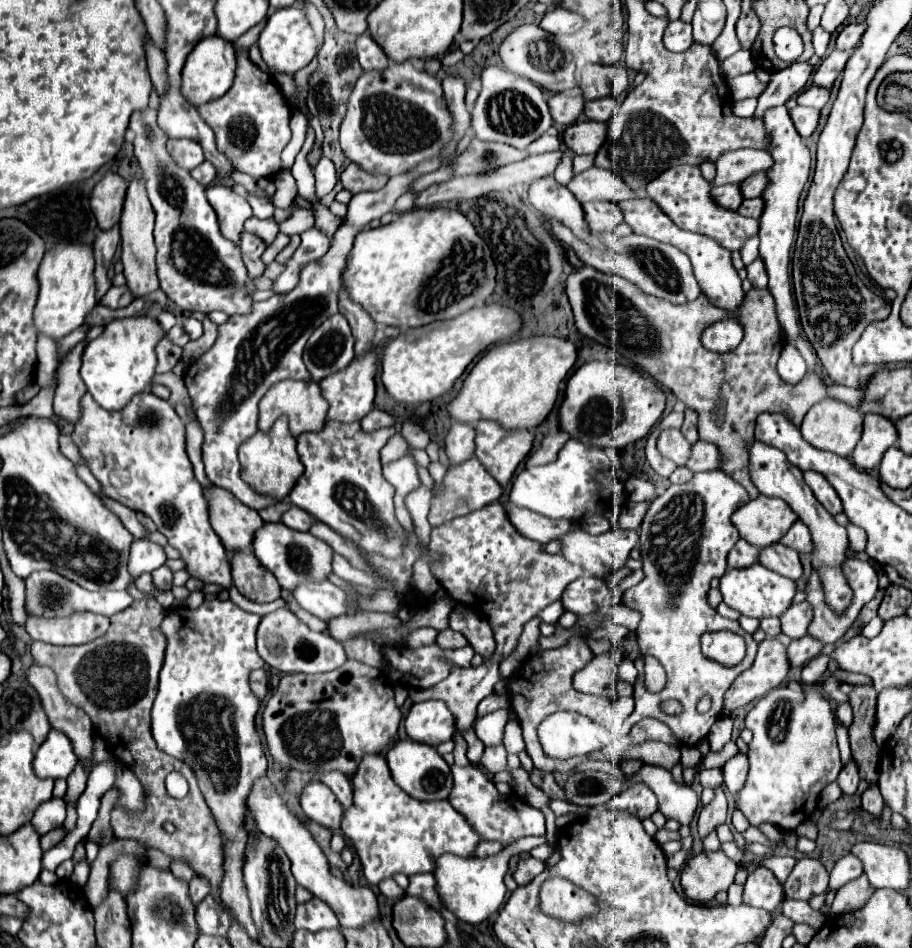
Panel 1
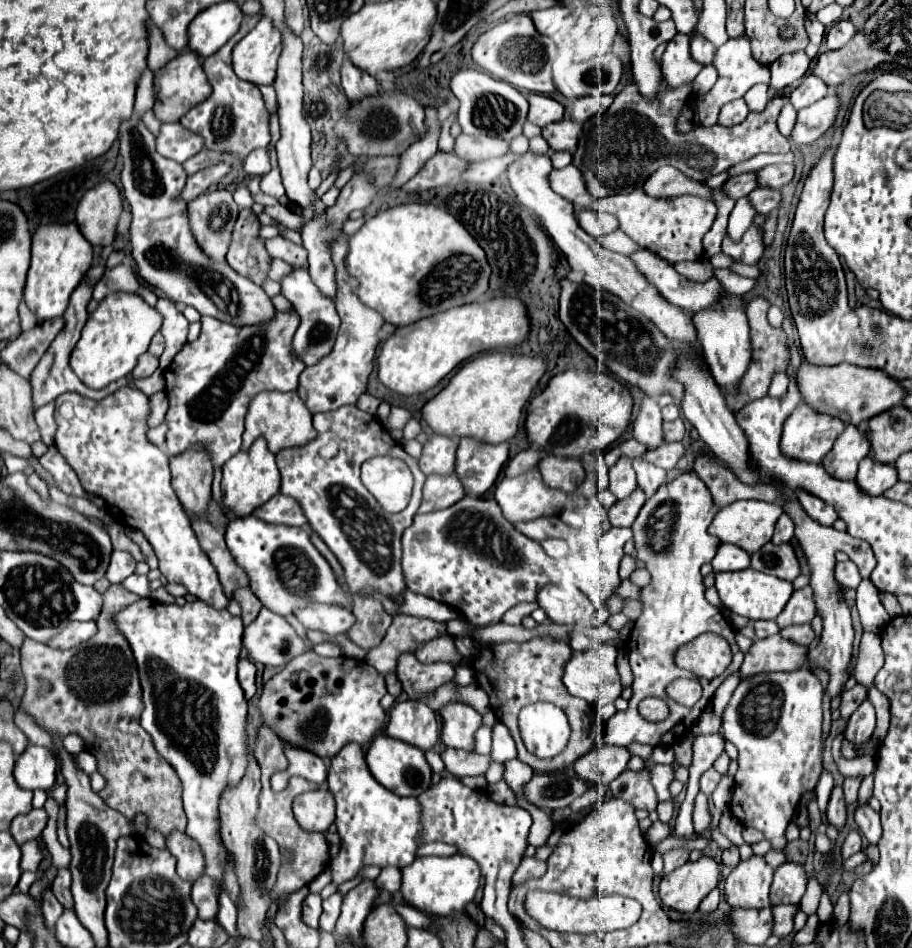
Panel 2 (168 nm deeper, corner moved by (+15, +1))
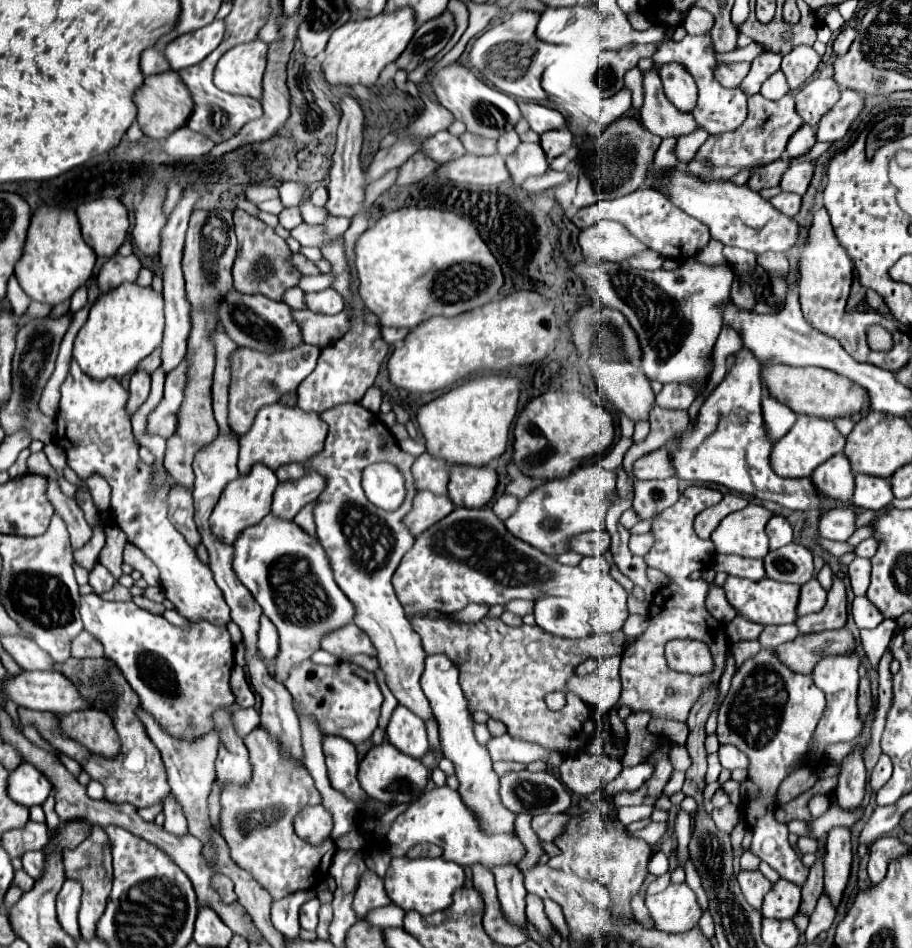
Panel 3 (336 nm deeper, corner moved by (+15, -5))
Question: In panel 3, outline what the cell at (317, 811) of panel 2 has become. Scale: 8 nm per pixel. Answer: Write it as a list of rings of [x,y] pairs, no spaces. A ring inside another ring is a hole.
[[[323,805],[315,807],[305,807],[297,817],[295,817],[295,833],[305,839],[311,845],[319,845],[325,839],[329,839],[333,829],[333,819],[325,811]]]

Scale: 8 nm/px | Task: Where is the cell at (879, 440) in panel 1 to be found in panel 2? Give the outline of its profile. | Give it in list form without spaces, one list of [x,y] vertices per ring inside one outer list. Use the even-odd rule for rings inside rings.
[[[845,425],[845,431],[837,437],[833,449],[823,459],[823,467],[837,479],[855,479],[859,461],[869,455],[869,435],[859,425]]]

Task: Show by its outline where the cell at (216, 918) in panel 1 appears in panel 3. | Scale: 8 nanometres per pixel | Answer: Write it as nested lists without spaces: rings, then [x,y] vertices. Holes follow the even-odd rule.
[[[215,875],[215,877],[213,877],[213,887],[217,889],[217,893],[221,895],[221,899],[223,899],[225,903],[233,903],[233,901],[237,899],[237,895],[235,895],[235,891],[233,891],[233,881],[231,881],[229,877],[225,877],[225,875]]]

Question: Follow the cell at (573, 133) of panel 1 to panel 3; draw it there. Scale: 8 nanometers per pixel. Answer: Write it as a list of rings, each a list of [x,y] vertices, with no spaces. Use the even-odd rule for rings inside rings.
[[[557,129],[557,131],[547,131],[541,135],[541,147],[547,155],[547,159],[555,159],[561,153],[565,153],[573,143],[573,135],[569,129]]]

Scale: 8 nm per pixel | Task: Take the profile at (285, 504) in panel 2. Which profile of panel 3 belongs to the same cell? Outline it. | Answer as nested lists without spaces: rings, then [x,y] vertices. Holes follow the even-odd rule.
[[[307,471],[297,481],[279,483],[273,495],[273,513],[283,519],[293,519],[301,507],[315,501],[327,485],[327,479],[317,471]]]

